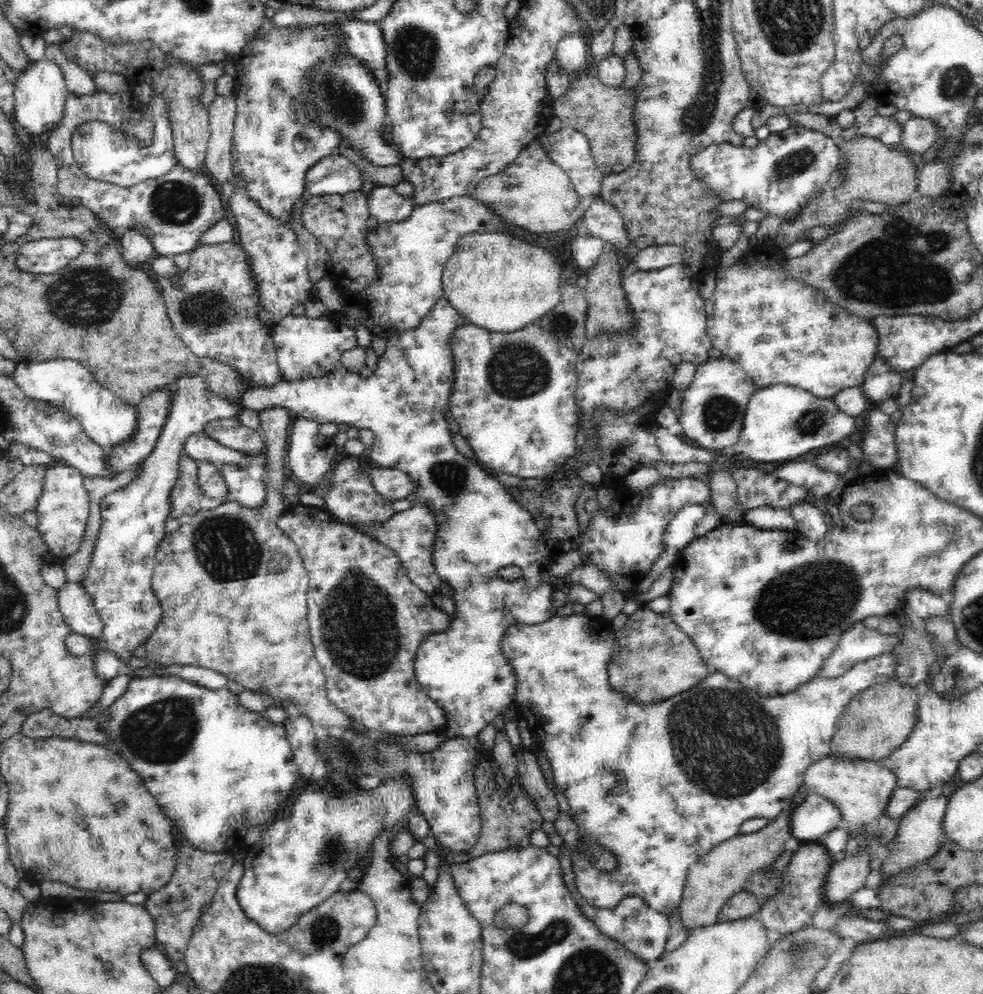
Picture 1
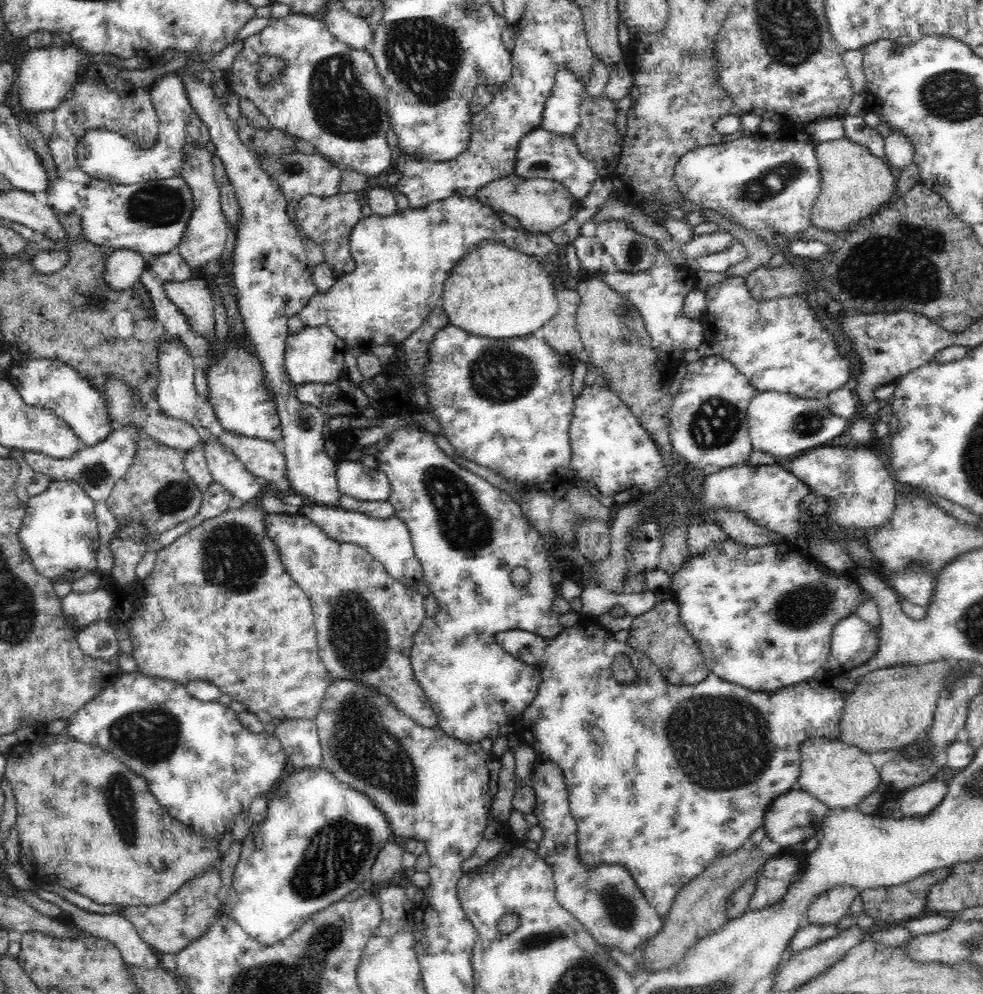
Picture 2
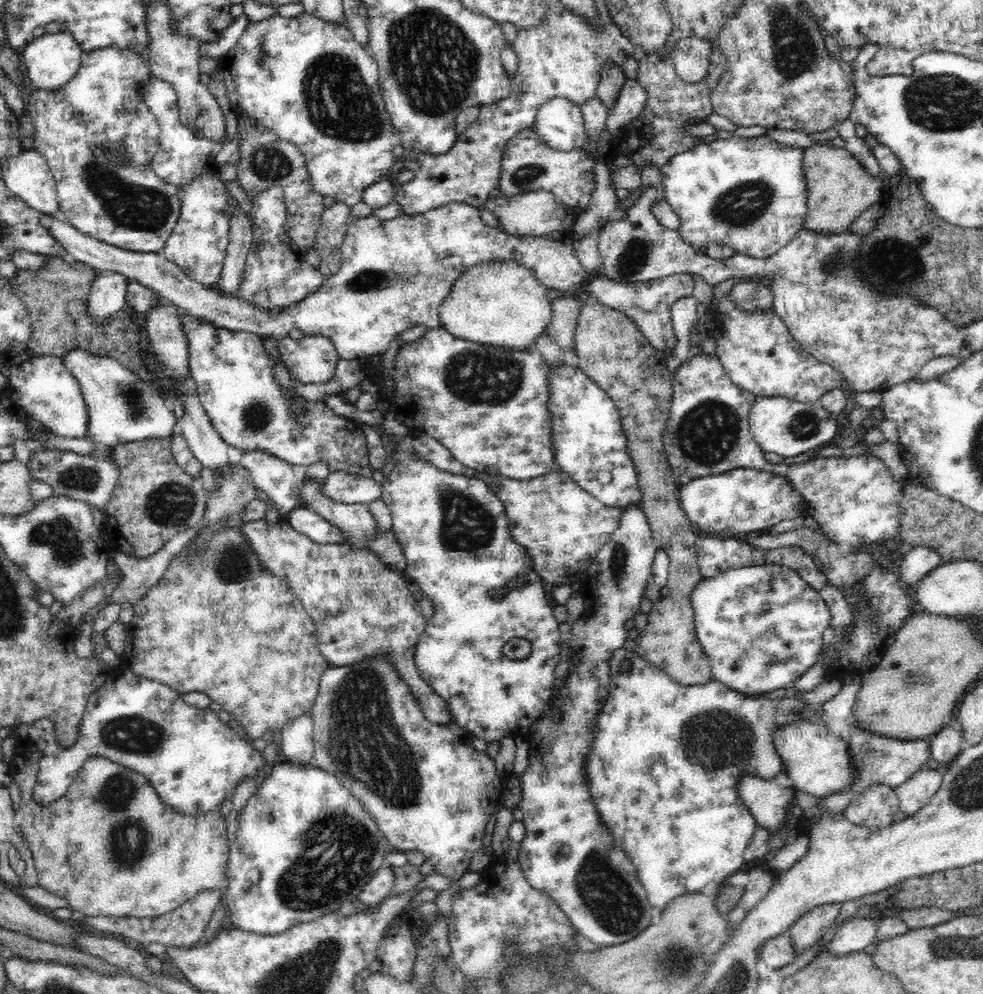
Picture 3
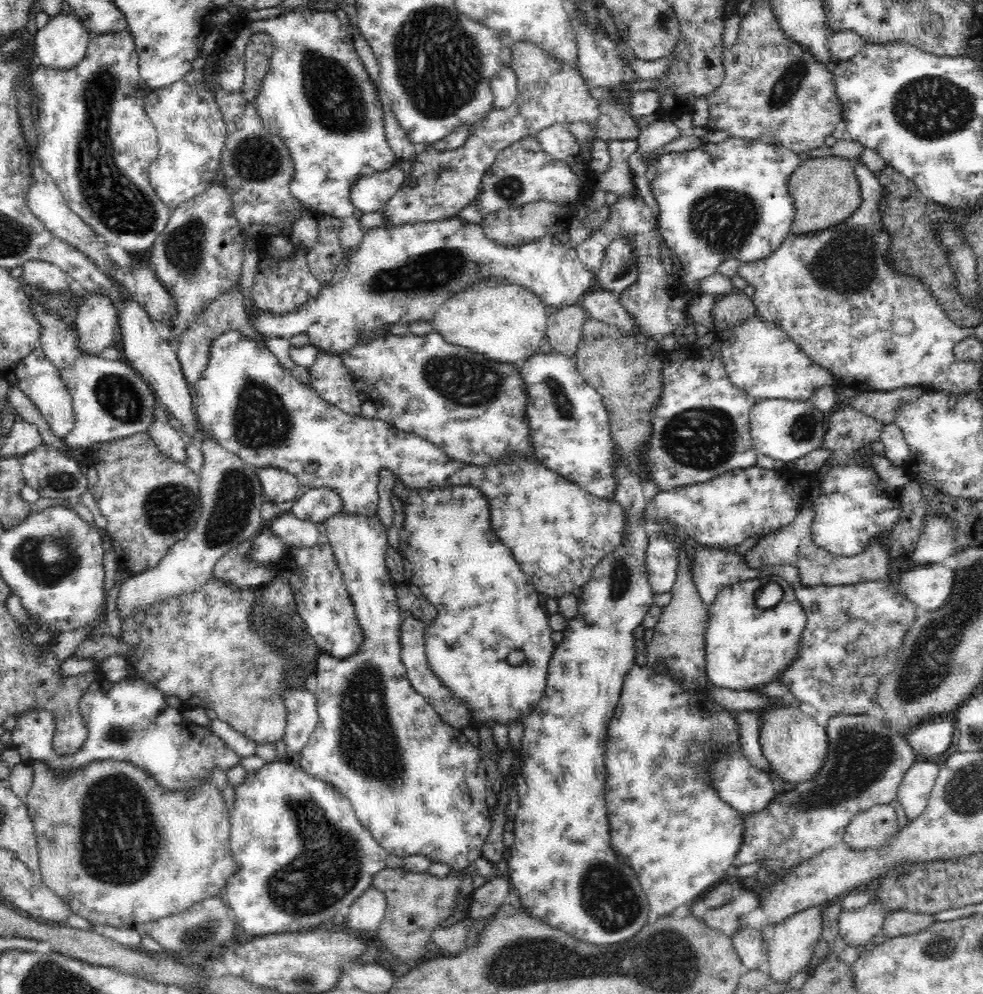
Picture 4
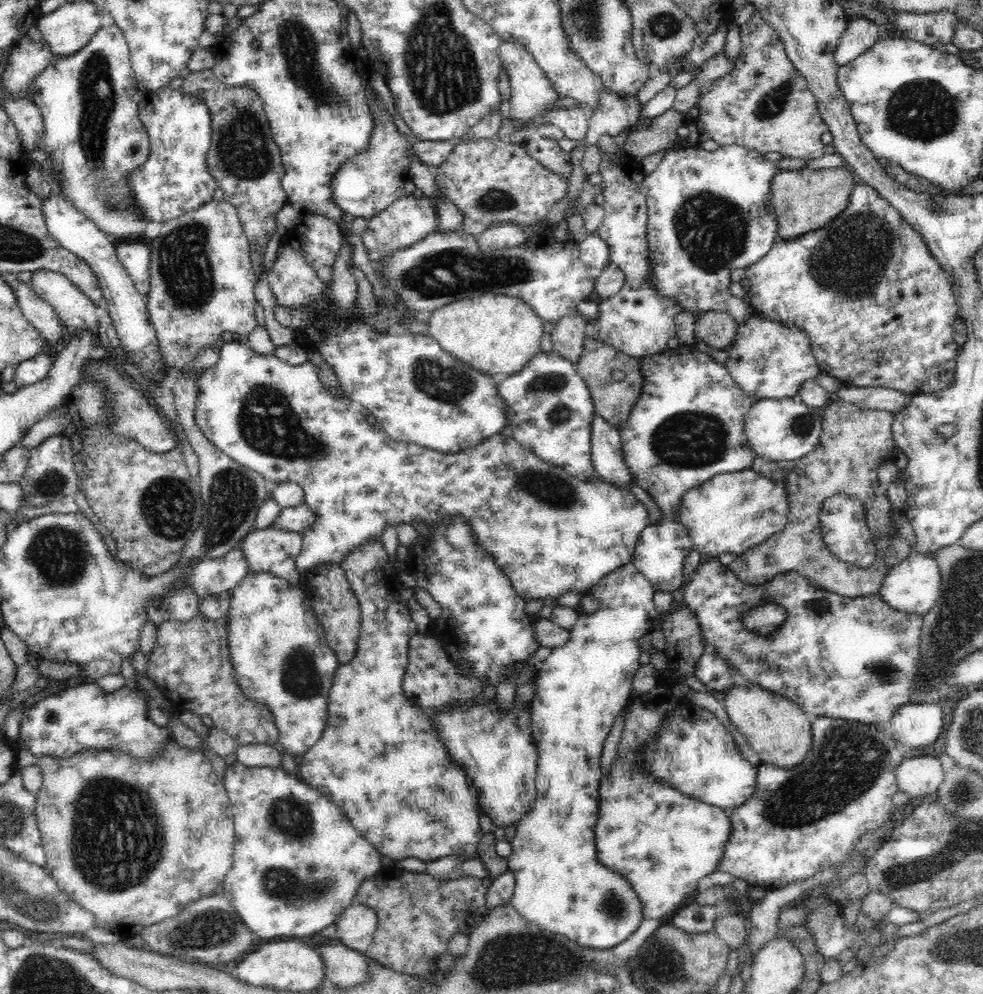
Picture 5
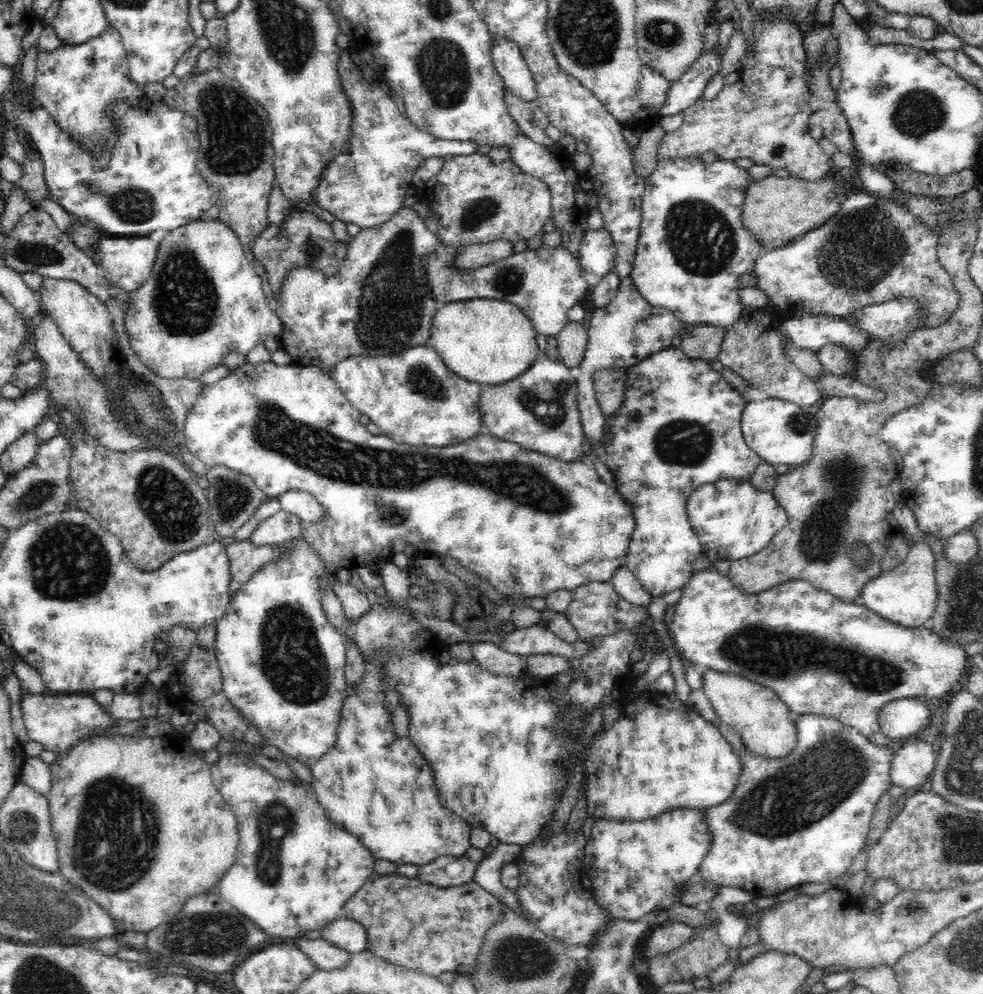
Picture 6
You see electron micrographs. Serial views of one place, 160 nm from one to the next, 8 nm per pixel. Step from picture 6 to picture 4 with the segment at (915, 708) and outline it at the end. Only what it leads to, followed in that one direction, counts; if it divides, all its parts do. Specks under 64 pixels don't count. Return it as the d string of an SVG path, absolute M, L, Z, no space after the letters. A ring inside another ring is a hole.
M936 718L928 724L914 728L908 736L907 742L920 758L939 756L952 746L952 729L955 724L946 718Z

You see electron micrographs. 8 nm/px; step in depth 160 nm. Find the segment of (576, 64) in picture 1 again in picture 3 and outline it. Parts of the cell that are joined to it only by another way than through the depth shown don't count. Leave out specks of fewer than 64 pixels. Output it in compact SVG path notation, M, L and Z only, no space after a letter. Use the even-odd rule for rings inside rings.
M568 98L549 100L540 106L532 129L550 147L581 148L585 139L581 105Z

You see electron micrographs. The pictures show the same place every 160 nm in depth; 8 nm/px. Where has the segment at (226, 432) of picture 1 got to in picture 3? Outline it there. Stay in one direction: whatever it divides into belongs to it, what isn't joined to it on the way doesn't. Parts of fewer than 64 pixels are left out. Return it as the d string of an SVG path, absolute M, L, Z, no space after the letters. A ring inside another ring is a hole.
M244 450L240 464L250 472L253 485L274 502L282 519L286 519L291 510L302 504L298 495L301 494L304 466L296 469L294 465L266 451L252 450Z

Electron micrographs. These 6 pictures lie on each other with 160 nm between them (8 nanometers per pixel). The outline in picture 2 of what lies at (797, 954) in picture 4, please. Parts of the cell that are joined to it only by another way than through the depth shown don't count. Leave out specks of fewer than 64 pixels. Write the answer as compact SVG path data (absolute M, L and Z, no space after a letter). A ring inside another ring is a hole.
M837 886L820 894L807 908L809 925L836 925L859 894L856 886Z

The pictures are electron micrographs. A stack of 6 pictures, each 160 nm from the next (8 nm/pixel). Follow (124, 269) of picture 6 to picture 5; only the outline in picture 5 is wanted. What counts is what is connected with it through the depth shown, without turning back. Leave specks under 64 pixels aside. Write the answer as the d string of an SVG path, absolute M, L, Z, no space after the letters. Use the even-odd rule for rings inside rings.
M134 240L132 242L117 243L116 256L133 280L138 293L146 297L151 290L151 250L148 242Z

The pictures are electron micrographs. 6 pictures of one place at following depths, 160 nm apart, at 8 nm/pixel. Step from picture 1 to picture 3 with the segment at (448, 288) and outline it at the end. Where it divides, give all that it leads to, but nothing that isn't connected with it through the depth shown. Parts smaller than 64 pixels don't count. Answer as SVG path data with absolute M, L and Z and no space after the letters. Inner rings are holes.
M518 259L486 260L470 266L453 282L440 305L439 326L470 342L525 350L546 332L552 315L546 288L530 267Z

